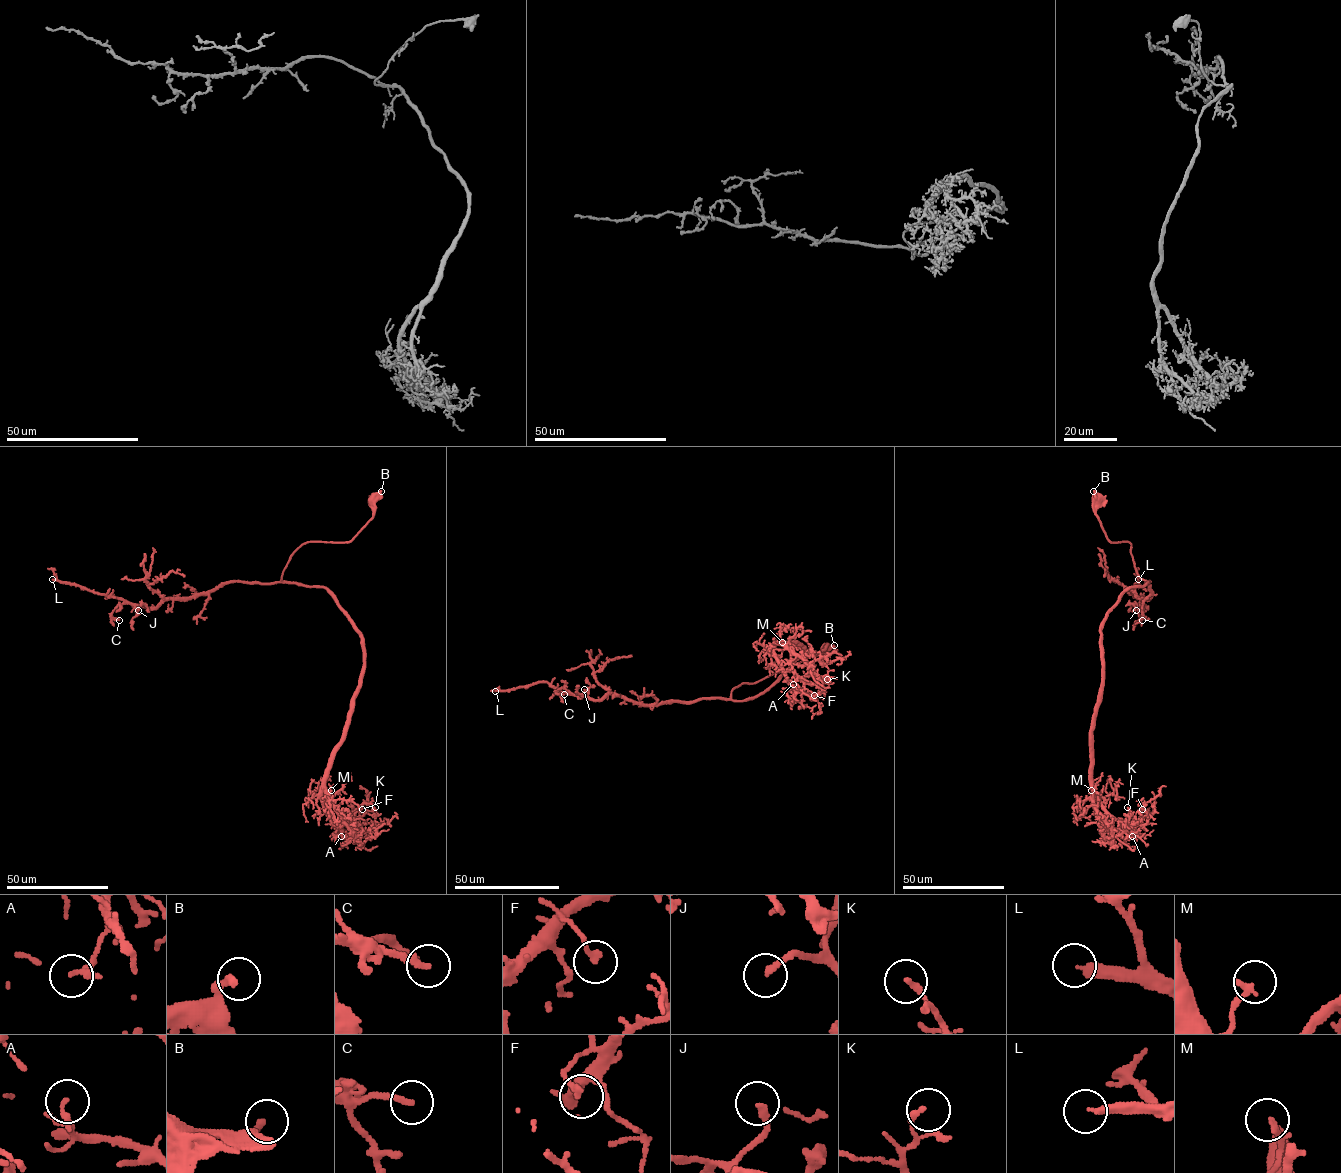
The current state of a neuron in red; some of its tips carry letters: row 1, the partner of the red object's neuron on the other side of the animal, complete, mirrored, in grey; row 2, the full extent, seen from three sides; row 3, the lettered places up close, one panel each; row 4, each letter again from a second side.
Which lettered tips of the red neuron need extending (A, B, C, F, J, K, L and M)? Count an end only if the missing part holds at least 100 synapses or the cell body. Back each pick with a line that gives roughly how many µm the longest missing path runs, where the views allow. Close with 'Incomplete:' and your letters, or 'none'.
L: Missing length about 40 µm
Incomplete: L

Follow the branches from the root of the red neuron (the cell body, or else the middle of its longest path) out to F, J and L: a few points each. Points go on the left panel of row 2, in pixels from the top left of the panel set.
F: (372, 499), (350, 540), (302, 544), (281, 578), (324, 587), (360, 635), (322, 805), (336, 825), (362, 809)
J: (372, 499), (372, 517), (350, 540), (302, 544), (280, 581), (222, 582), (138, 610)
L: (372, 499), (372, 517), (350, 540), (302, 544), (280, 581), (222, 582), (206, 592), (145, 607), (52, 579)

